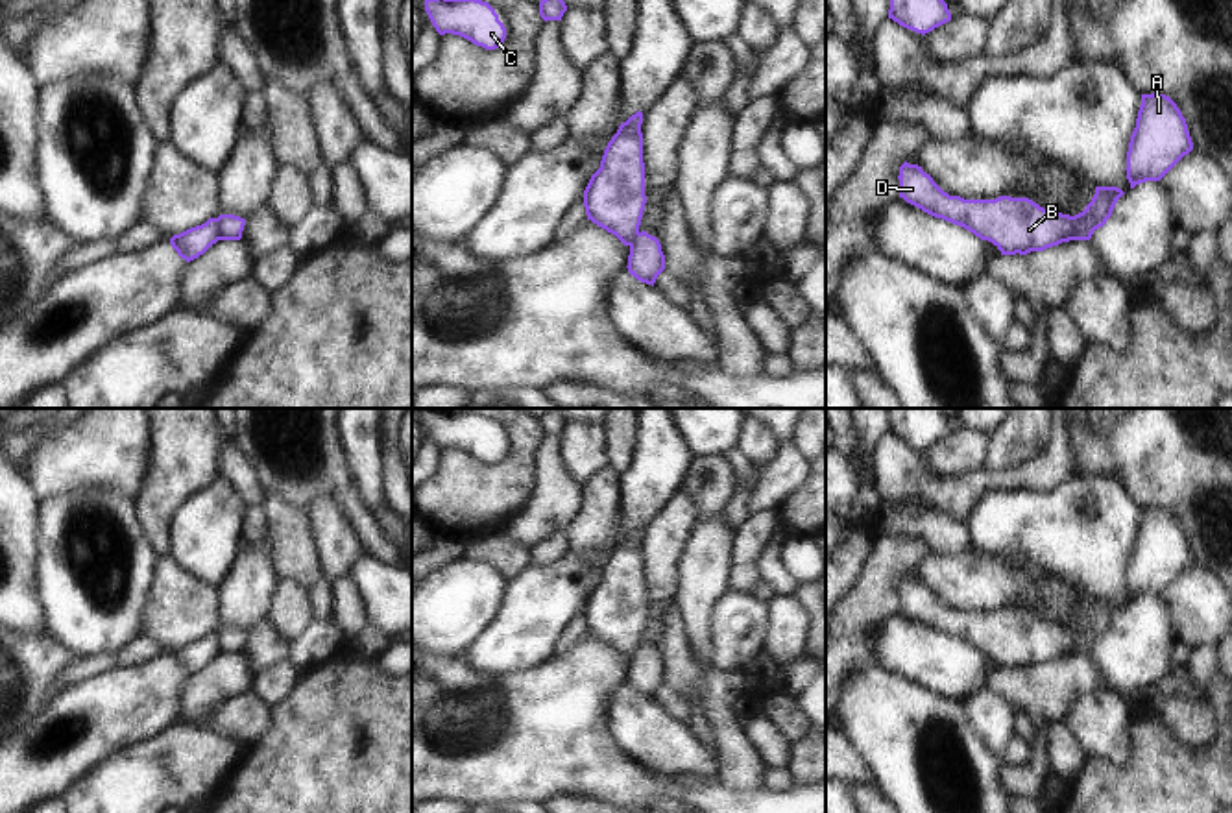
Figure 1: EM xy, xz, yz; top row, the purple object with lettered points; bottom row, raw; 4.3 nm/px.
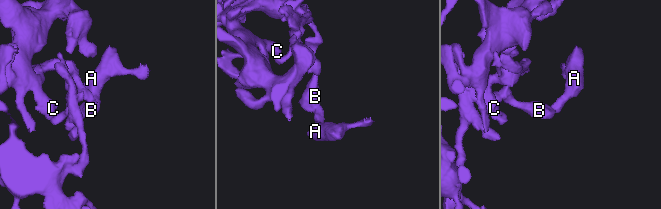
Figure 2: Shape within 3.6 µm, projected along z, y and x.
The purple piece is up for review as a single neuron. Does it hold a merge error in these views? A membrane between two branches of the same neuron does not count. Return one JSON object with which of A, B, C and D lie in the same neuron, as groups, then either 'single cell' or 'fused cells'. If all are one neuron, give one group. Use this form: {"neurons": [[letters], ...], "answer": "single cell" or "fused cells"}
{"neurons": [["A"], ["B", "C", "D"]], "answer": "fused cells"}

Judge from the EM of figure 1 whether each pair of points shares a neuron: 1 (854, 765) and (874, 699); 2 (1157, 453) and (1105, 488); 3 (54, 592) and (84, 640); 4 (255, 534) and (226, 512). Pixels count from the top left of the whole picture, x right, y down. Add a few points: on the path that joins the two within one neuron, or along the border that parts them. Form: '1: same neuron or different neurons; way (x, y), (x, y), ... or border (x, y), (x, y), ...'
1: different neurons; border (845, 736), (878, 786)
2: different neurons; border (1077, 473), (1114, 473), (1142, 507)
3: same neuron; way (65, 603), (84, 621), (84, 629)
4: different neurons; border (242, 507), (239, 544)

